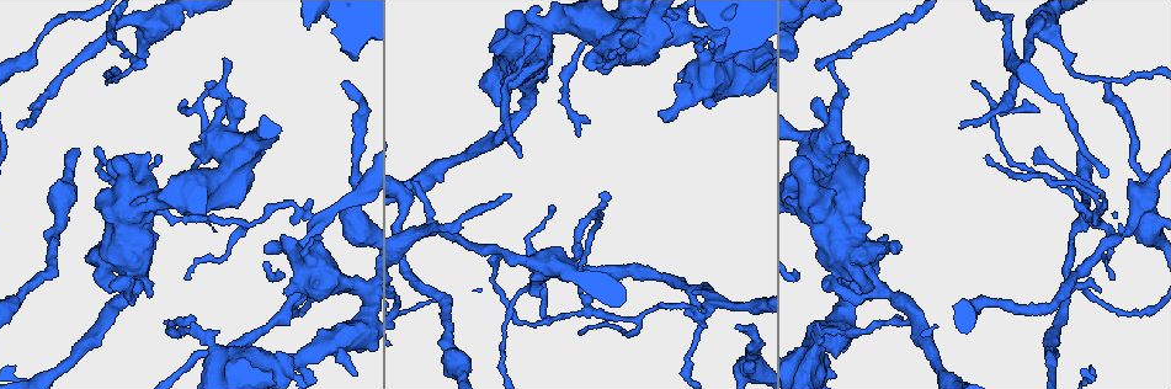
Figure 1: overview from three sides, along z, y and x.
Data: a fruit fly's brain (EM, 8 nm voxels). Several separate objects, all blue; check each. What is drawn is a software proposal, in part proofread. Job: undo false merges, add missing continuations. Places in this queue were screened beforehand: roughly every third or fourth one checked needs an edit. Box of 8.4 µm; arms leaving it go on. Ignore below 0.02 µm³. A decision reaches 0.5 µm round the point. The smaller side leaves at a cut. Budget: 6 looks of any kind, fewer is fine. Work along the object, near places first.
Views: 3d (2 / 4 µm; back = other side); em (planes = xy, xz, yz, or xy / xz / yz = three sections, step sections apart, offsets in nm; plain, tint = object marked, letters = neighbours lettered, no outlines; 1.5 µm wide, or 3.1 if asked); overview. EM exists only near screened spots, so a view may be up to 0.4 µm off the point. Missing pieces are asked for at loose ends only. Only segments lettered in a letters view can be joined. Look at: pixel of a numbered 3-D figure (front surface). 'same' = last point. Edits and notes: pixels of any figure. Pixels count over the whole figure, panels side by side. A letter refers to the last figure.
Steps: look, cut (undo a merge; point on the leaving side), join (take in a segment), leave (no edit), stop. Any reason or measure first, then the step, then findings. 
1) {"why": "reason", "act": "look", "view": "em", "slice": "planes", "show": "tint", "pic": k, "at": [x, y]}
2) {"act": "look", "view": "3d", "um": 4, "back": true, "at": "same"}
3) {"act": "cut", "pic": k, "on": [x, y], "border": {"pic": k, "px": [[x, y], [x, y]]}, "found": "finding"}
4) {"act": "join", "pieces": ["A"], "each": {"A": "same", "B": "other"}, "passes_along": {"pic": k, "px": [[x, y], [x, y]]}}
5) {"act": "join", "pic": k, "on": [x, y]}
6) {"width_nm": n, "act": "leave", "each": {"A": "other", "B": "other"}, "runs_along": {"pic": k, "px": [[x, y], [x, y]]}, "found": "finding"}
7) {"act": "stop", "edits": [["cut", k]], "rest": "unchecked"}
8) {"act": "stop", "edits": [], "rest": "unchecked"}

{"why": "closes a loop", "act": "look", "view": "em", "slice": "yz", "step": 8, "show": "letters", "pic": 1, "at": [232, 117]}

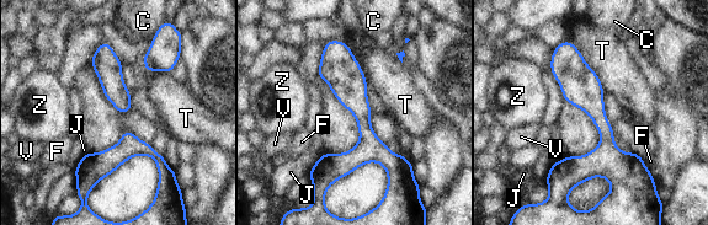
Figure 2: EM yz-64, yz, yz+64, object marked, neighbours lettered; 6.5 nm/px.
{"width_nm": 150, "longest_contact_nm": ["T", 420], "act": "leave", "each": {"C": "other", "F": "other", "J": "other", "T": "other", "V": "other", "Z": "other"}, "found": "all the same neuron"}

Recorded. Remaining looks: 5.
{"why": "thin end", "act": "look", "view": "3d", "um": 4, "pic": 1, "at": [577, 260]}

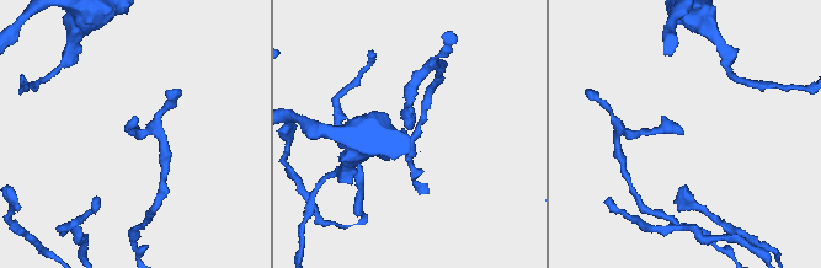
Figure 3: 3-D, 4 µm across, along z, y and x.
{"why": "shape alone is not enough", "act": "look", "view": "em", "slice": "xy", "step": 8, "show": "letters", "pic": 3, "at": [411, 127]}

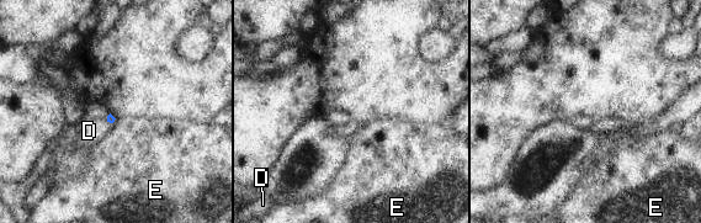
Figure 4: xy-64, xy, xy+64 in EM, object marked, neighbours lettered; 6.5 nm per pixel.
{"act": "look", "view": "em", "slice": "planes", "show": "letters", "at": "same"}

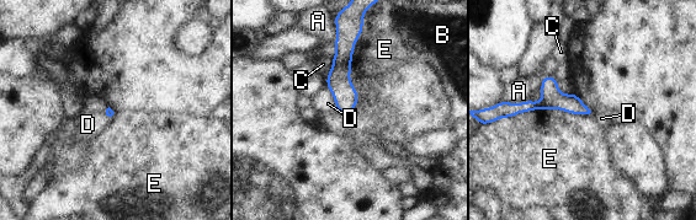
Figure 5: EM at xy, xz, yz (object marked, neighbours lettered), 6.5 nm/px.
{"act": "leave", "each": {"A": "other", "B": "other", "C": "other", "D": "other", "E": "other"}, "border": {"pic": 5, "px": [[590, 112], [538, 108], [501, 118]]}, "found": "no lettered segment goes on from it"}

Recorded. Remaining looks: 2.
{"why": "end of a long branch", "act": "look", "view": "em", "slice": "yz", "step": 4, "show": "tint", "pic": 1, "at": [411, 181]}

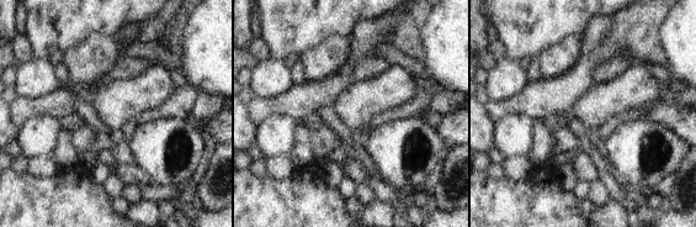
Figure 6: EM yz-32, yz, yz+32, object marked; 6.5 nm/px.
{"why": "cut it another way", "act": "look", "view": "em", "slice": "planes", "show": "letters", "at": "same"}

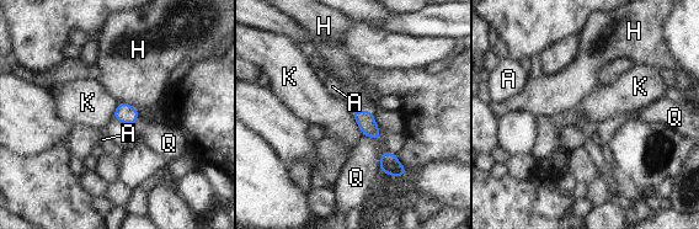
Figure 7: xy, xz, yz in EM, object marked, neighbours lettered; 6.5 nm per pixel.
{"act": "leave", "each": {"A": "other", "H": "other", "K": "other", "Q": "other"}, "border": {"pic": 7, "px": [[350, 111], [363, 134]]}, "found": "no lettered segment goes on from it"}

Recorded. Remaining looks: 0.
{"act": "stop", "edits": [], "rest": "unchecked"}

